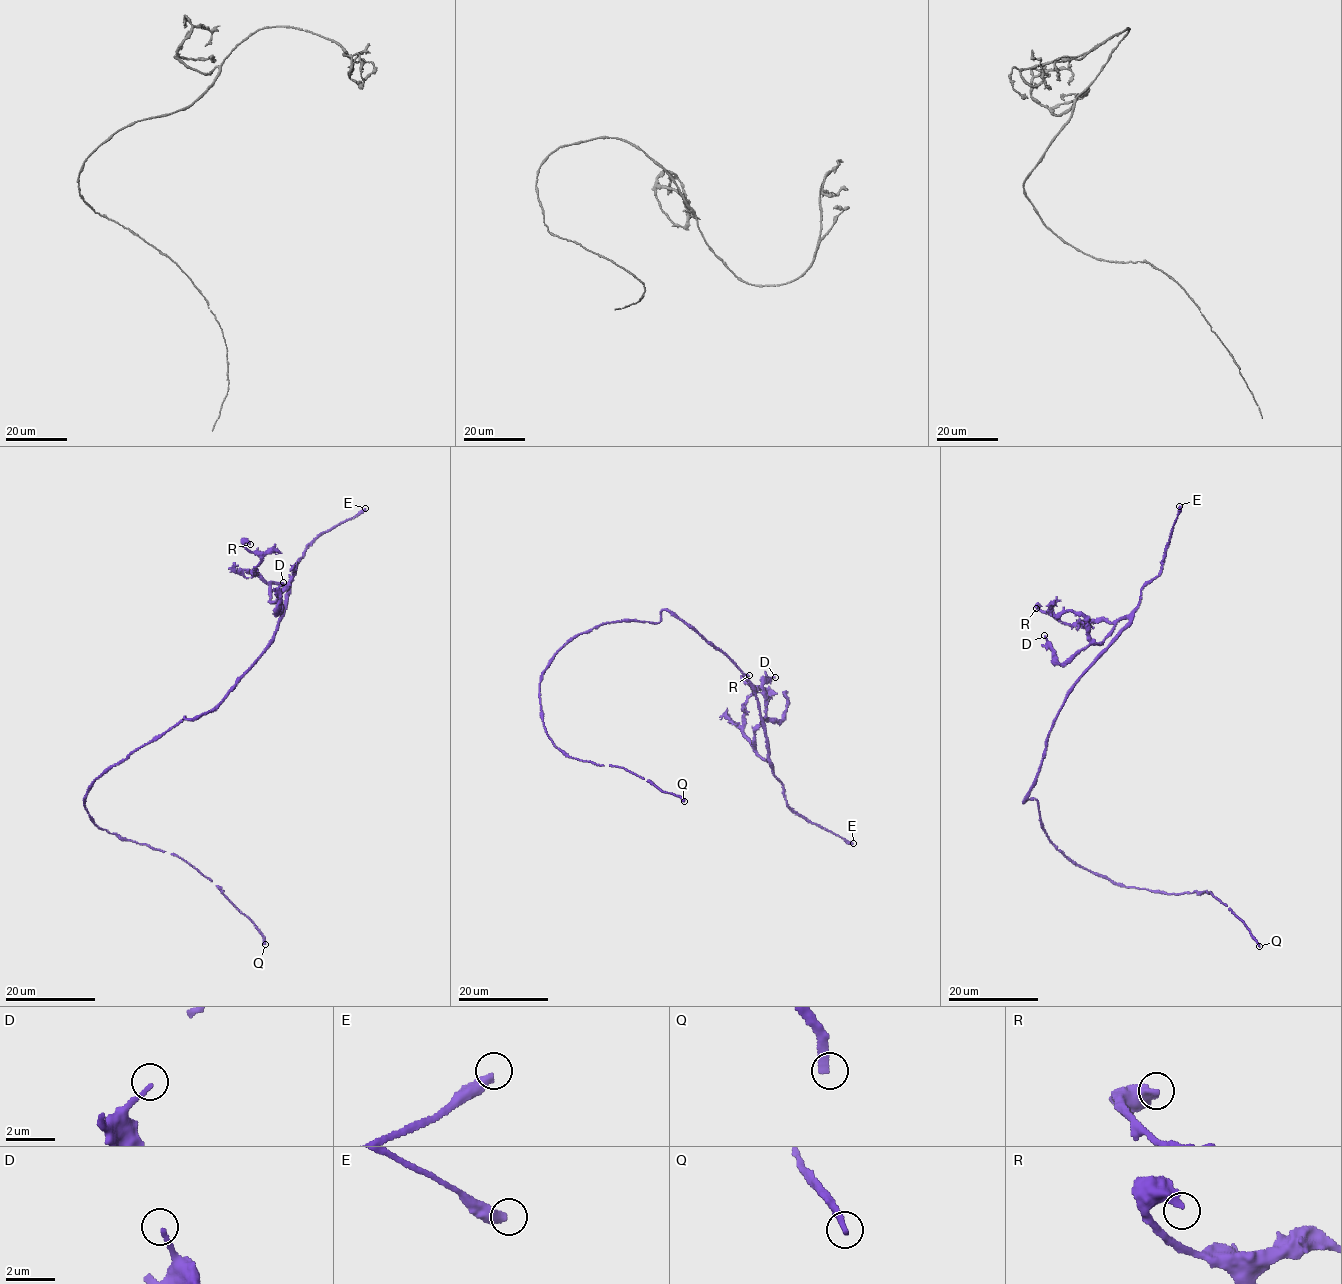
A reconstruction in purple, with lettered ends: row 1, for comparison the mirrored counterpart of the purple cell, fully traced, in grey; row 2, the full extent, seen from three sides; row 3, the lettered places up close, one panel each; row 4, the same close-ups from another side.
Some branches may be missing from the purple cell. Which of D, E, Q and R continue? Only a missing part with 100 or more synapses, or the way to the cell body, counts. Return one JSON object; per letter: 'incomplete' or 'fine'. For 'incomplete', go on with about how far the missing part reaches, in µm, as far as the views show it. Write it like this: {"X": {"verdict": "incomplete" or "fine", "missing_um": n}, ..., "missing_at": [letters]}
{"D": {"verdict": "fine"}, "E": {"verdict": "incomplete", "missing_um": 90}, "Q": {"verdict": "fine"}, "R": {"verdict": "fine"}, "missing_at": ["E"]}

